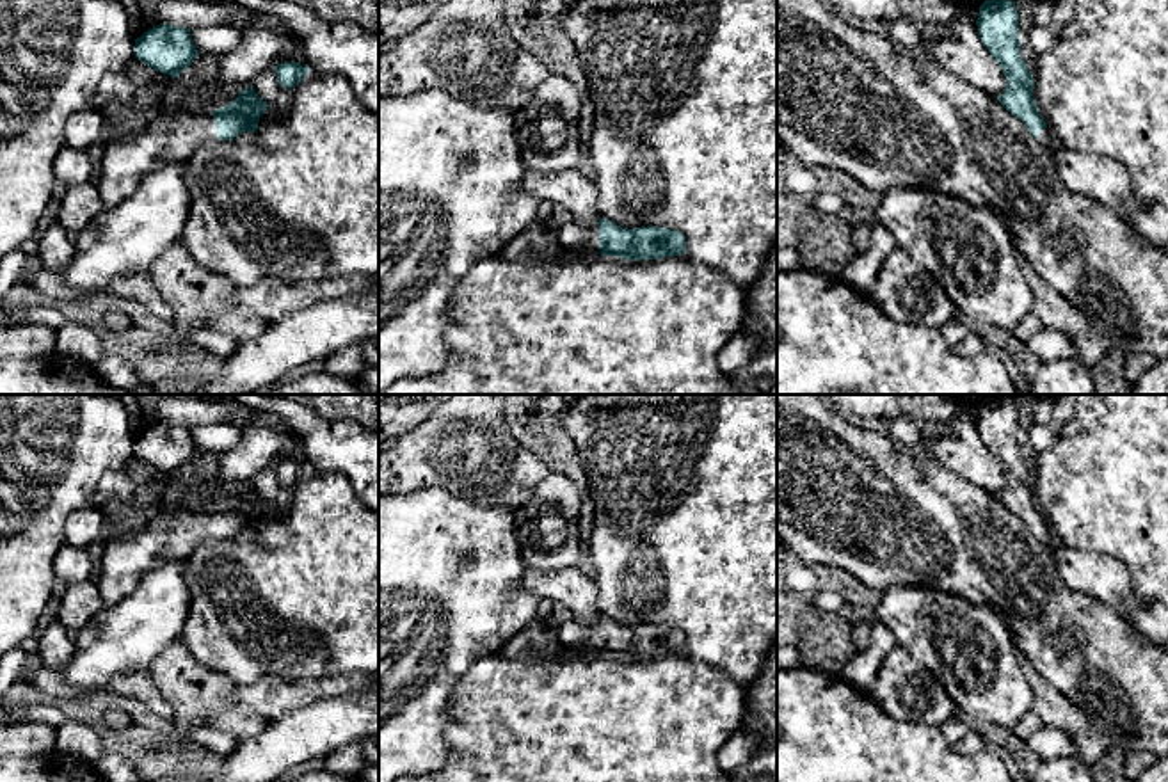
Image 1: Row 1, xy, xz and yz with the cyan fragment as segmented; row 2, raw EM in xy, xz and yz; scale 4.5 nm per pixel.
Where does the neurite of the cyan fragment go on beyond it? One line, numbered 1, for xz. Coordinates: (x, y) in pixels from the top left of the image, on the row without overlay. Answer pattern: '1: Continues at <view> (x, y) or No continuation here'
1: Continues at xz (578, 638)

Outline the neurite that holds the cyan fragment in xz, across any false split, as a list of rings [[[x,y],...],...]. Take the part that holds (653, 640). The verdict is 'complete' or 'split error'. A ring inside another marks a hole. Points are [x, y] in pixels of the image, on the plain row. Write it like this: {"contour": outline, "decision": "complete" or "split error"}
{"contour": [[[601,617],[594,624],[583,624],[574,618],[560,624],[558,643],[564,654],[601,652],[636,659],[679,654],[686,649],[686,636],[676,627],[660,624],[628,627]]], "decision": "split error"}

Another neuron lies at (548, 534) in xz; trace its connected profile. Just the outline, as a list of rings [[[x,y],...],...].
[[[549,471],[521,510],[516,535],[528,569],[558,571],[580,562],[580,491],[564,473]]]

